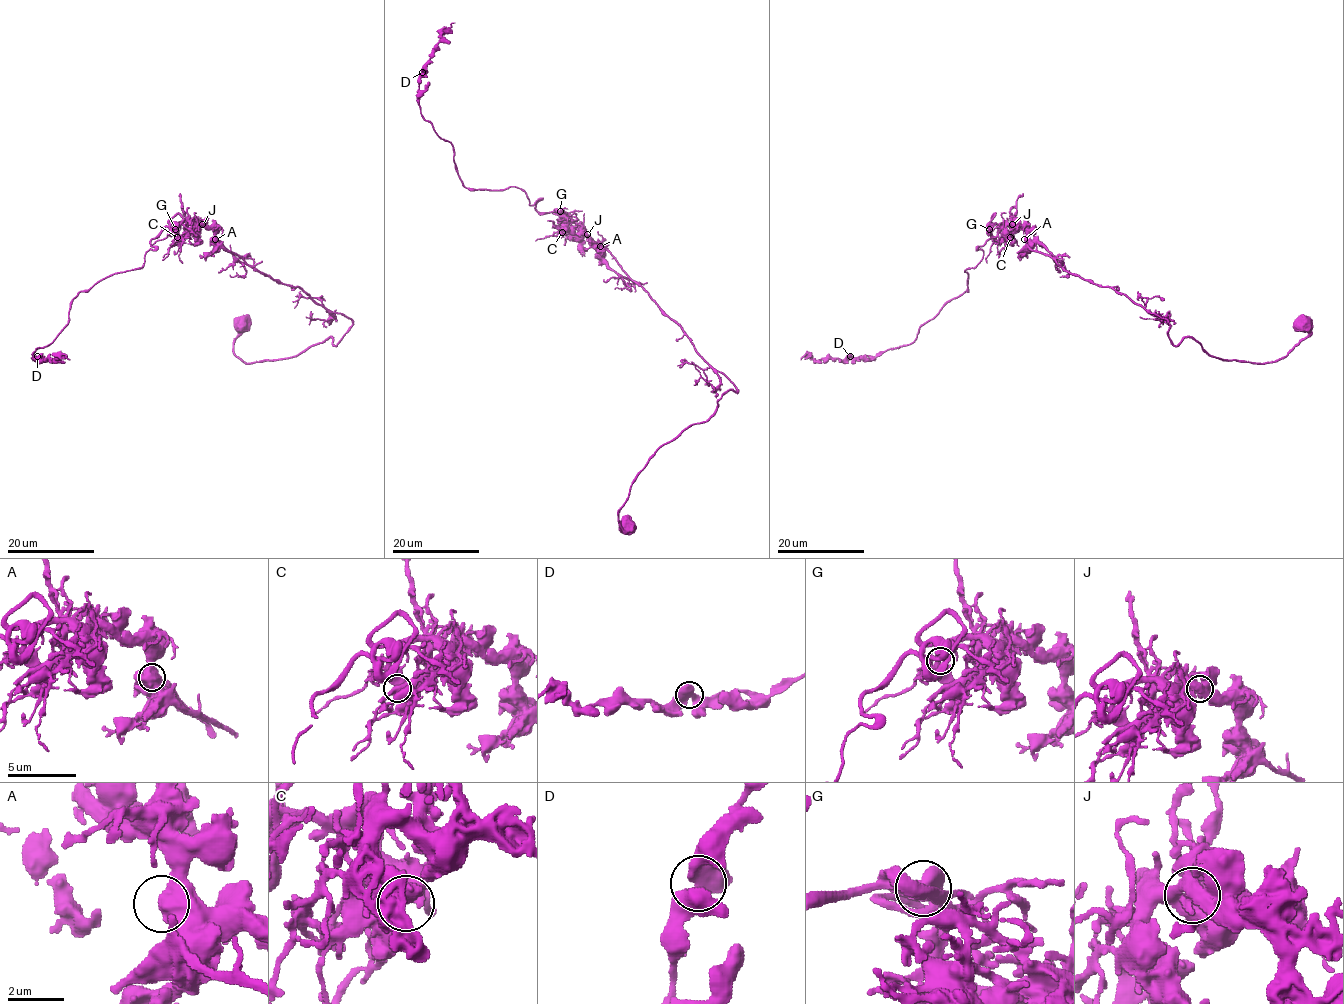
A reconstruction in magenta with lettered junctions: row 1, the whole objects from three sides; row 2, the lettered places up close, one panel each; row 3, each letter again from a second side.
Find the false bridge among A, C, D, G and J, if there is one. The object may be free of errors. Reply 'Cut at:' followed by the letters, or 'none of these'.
Cut at: none of these

